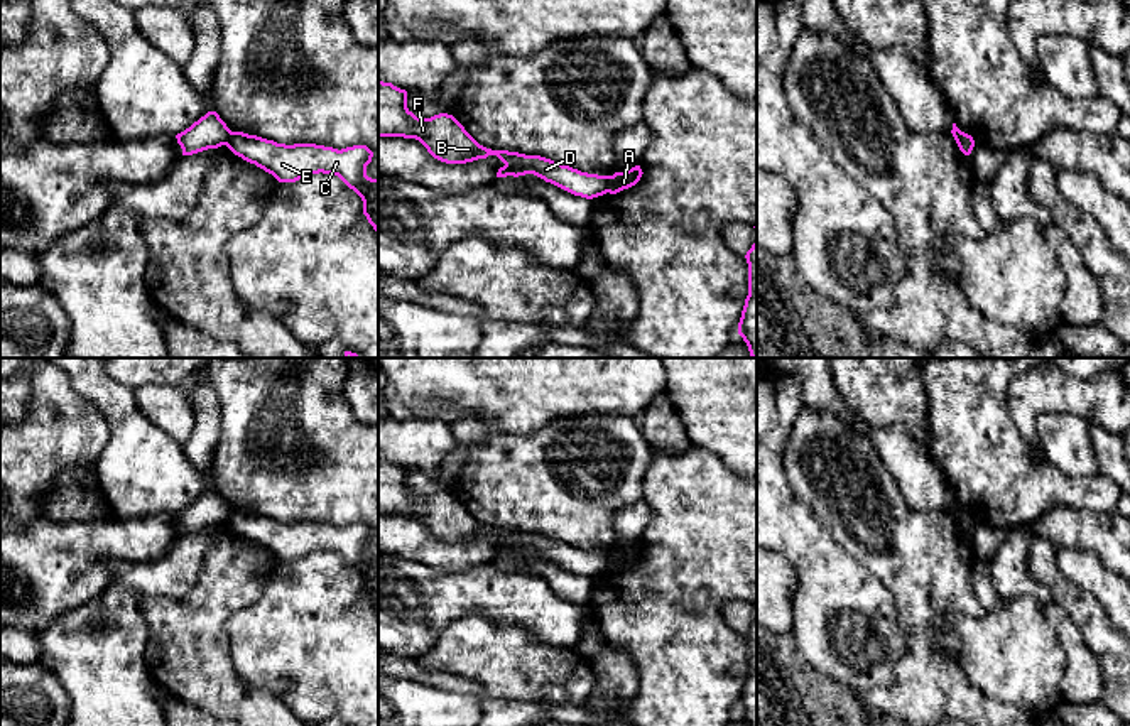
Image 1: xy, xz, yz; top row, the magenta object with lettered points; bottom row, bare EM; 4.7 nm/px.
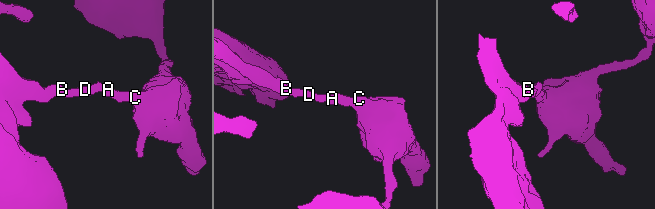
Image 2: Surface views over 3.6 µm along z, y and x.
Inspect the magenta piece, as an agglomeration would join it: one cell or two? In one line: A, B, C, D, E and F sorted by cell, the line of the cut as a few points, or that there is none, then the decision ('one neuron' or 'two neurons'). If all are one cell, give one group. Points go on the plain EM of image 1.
A C E / B D F | xz (610, 554), (605, 569) | two neurons

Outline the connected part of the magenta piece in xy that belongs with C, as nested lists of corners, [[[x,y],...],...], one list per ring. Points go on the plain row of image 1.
[[[231,510],[226,525],[243,539],[272,552],[279,561],[296,561],[312,552],[338,554],[363,579],[363,593],[378,611],[378,557],[367,554],[373,530],[367,523],[333,527],[316,522],[277,522],[257,513]]]

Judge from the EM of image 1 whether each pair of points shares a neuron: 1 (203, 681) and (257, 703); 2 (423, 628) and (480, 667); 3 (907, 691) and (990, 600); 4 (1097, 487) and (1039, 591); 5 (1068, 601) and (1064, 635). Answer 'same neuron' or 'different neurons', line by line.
1: same neuron
2: different neurons
3: different neurons
4: different neurons
5: different neurons

